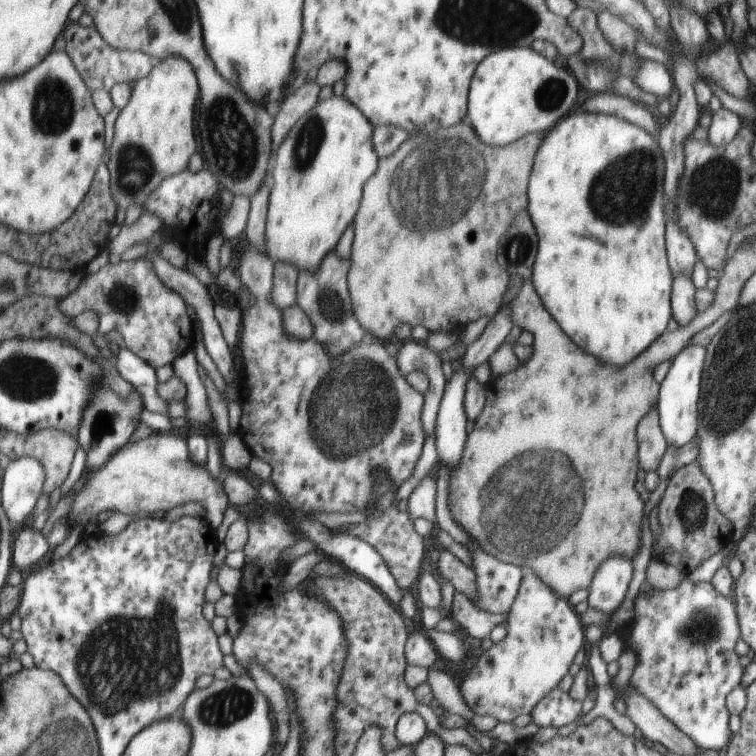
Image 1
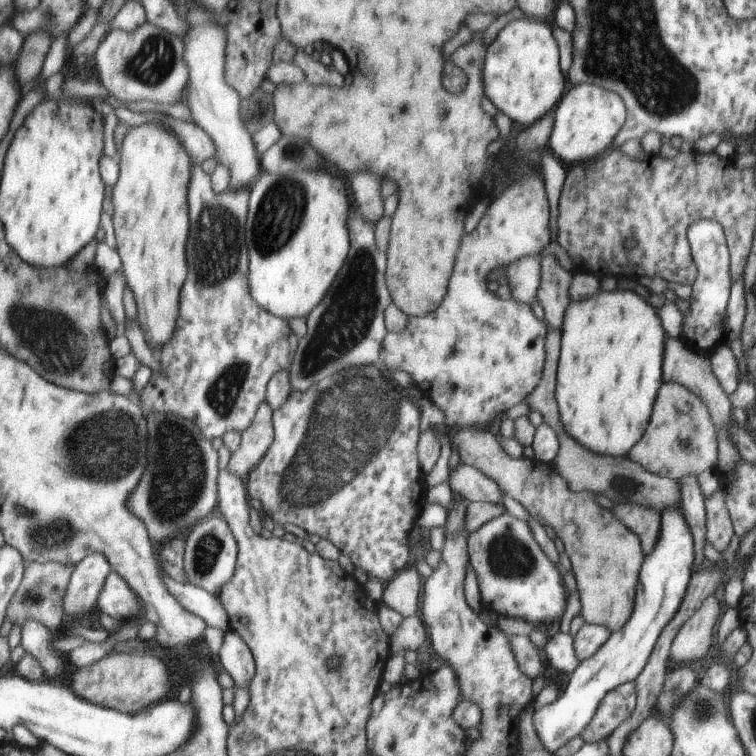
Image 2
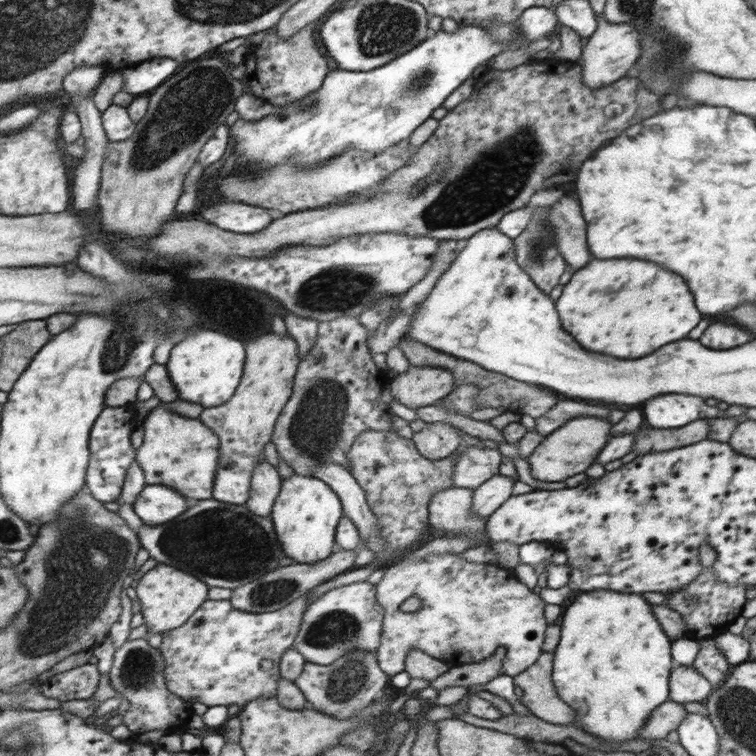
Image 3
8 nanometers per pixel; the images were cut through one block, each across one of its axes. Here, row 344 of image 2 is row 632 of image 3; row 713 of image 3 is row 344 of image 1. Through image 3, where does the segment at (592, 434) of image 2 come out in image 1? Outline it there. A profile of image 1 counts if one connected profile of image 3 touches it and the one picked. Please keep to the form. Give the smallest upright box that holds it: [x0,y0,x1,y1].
[527,110,672,366]

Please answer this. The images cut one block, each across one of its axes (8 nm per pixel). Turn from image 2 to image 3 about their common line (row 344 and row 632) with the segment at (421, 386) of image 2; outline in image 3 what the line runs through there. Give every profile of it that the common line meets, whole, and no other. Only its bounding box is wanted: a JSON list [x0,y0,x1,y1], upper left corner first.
[375,552,548,678]

